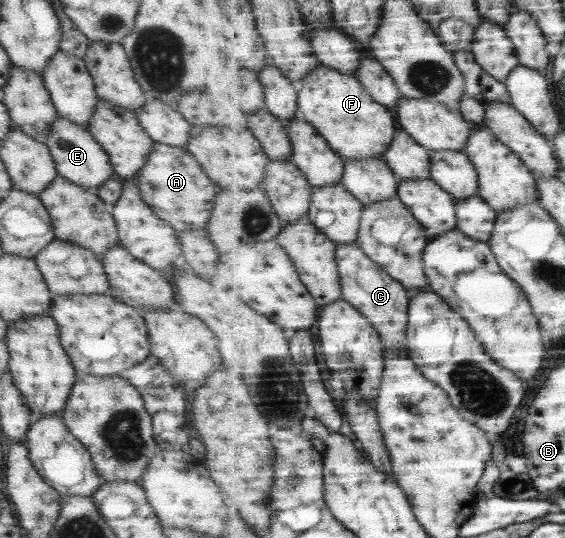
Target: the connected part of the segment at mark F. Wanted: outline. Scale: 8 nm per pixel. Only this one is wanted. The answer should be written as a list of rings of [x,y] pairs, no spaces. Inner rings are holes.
[[[321,64],[317,70],[303,80],[298,103],[303,118],[314,124],[318,131],[322,133],[322,136],[325,136],[327,141],[330,142],[331,148],[337,151],[345,160],[385,158],[387,151],[391,149],[391,144],[395,141],[395,134],[397,134],[400,126],[397,115],[385,104],[375,100],[357,75],[341,72],[327,64]]]

